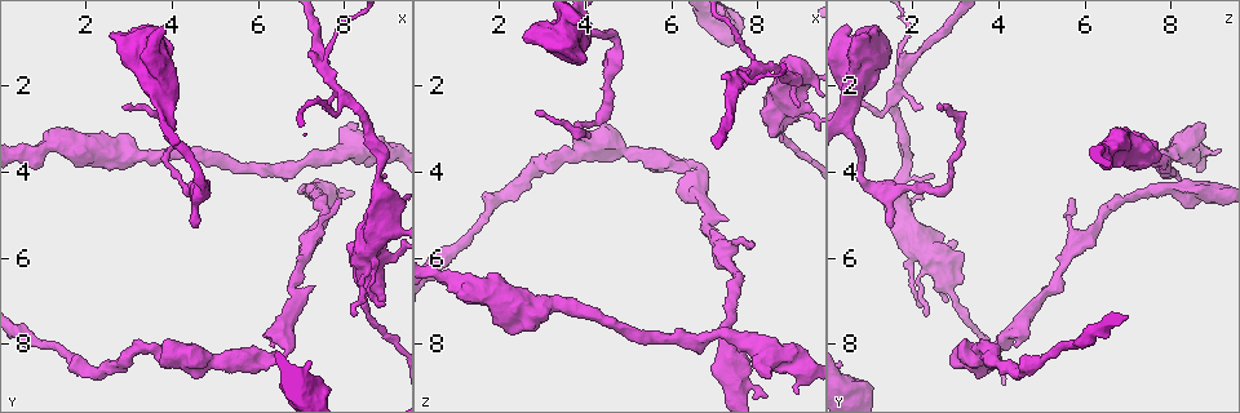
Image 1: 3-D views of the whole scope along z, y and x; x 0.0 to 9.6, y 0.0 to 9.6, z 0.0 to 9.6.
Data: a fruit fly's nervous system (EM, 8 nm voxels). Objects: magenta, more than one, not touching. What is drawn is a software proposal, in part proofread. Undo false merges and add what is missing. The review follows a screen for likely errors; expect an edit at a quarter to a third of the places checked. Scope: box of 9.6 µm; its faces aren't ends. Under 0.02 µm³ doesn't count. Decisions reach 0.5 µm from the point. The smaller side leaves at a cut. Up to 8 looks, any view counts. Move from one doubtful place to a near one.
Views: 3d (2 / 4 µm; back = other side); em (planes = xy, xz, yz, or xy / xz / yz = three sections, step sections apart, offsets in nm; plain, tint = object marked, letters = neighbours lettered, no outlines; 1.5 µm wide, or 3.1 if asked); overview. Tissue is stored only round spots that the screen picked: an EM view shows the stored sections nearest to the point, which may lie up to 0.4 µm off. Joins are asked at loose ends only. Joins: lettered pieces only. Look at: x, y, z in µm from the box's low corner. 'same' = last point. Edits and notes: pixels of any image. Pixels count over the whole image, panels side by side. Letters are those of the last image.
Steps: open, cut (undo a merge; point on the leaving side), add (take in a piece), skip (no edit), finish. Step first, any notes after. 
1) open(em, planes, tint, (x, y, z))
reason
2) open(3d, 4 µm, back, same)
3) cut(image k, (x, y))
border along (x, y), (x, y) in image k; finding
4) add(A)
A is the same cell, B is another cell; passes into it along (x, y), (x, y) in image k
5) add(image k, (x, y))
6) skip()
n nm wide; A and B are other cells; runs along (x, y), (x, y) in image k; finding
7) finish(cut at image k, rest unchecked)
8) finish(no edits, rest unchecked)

open(3d, 4 µm, (7.85, 4.65, 5.80))
thin end

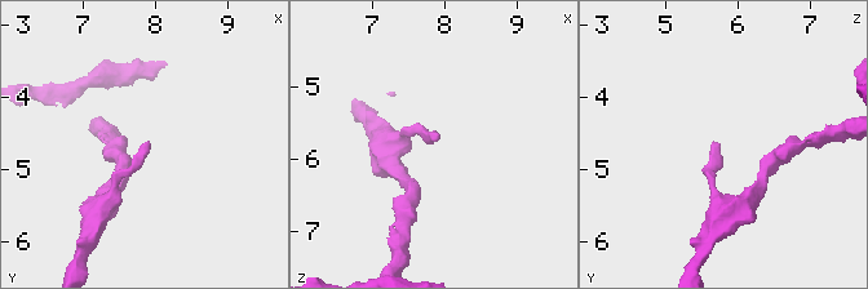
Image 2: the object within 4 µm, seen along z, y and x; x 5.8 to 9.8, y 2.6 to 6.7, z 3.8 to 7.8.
open(em, planes, tint, (7.90, 4.60, 5.70))

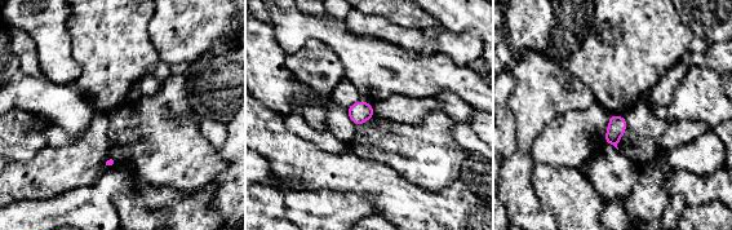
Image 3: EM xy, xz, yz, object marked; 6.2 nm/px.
open(em, planes, letters, same)
what lies round it

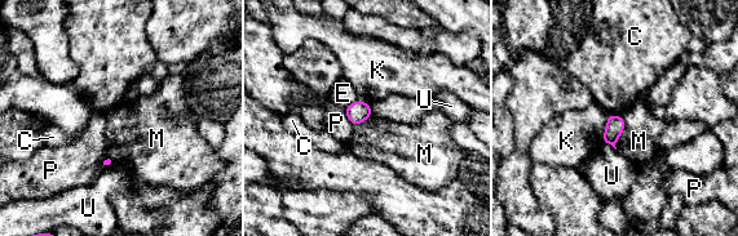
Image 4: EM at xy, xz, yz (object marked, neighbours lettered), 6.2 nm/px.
skip()
110 nm wide; C, E, K, M, P and U are other cells; no lettered piece goes on from it

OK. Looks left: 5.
open(em, planes, letters, (8.30, 2.95, 8.80))
free end

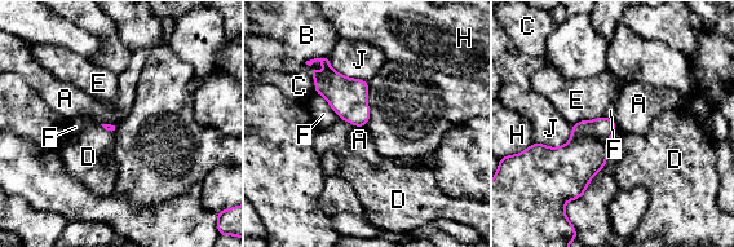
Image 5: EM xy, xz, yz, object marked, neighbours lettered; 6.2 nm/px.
skip()
J touches over 260 nm; A, B, C, D, E, F, H and J are other cells; none of them fits

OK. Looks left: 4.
open(3d, 4 µm, back, (8.85, 3.90, 1.85))
sudden change in width

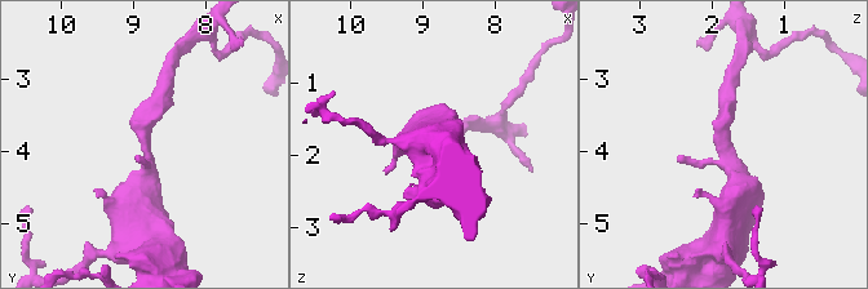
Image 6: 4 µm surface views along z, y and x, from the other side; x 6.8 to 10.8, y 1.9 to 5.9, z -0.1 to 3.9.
open(em, planes, plain, (8.80, 3.95, 1.80))

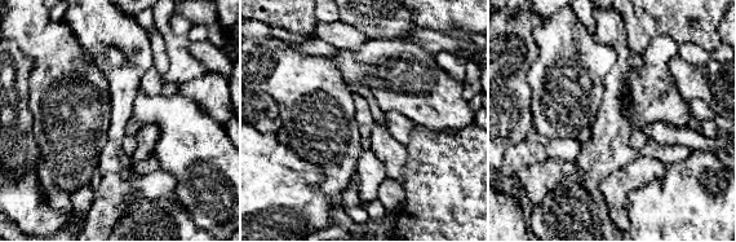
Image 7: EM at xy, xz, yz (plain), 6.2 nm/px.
open(em, planes, letters, same)
what lies round it

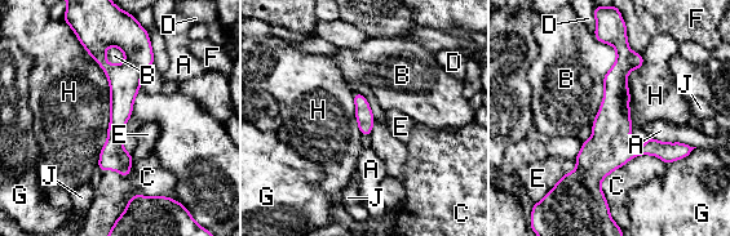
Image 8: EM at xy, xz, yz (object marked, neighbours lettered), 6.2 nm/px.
skip()
110 nm wide; A, B, C, D, E, F, G, H and J are other cells; border along (76, 36), (109, 84), (98, 164) in image 8; all the same neuron

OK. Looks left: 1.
finish(no edits, rest unchecked)

